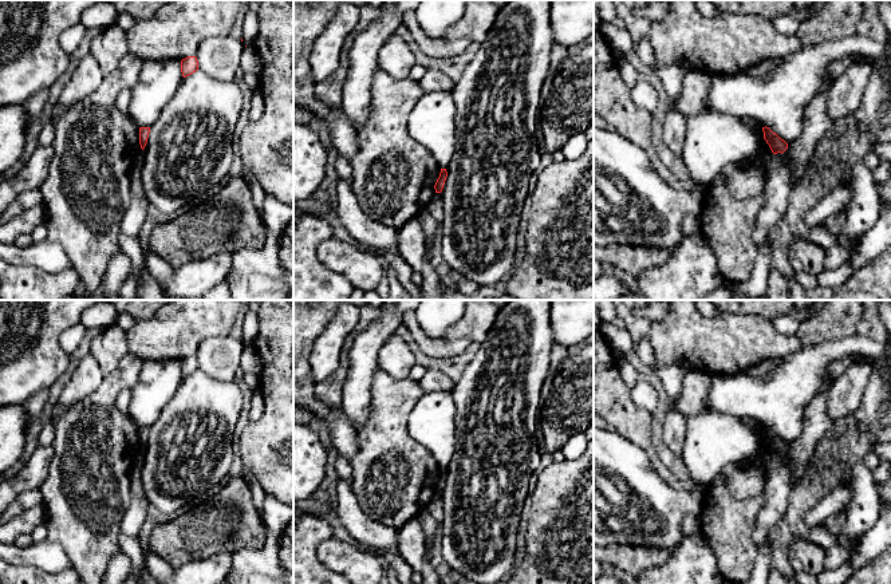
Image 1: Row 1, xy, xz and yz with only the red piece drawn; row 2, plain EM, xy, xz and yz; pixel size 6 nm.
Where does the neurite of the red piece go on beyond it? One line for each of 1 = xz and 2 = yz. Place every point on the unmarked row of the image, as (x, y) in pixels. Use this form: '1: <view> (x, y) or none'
1: none
2: none

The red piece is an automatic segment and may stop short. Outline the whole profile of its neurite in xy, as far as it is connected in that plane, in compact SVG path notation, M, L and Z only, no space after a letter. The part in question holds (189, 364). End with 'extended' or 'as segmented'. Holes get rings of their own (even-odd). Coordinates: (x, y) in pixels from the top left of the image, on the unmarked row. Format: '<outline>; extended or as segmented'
M188 356L181 360L181 372L186 378L198 370L198 360L196 356Z; as segmented

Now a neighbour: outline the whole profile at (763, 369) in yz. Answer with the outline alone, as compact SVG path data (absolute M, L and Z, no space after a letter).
M772 358L768 360L764 360L756 366L753 366L752 368L748 370L748 374L752 376L765 376L768 375L772 370L776 368L776 366L778 364L780 358Z

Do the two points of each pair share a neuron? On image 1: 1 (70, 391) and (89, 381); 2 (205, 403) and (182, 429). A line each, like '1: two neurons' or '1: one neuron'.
1: one neuron
2: one neuron

